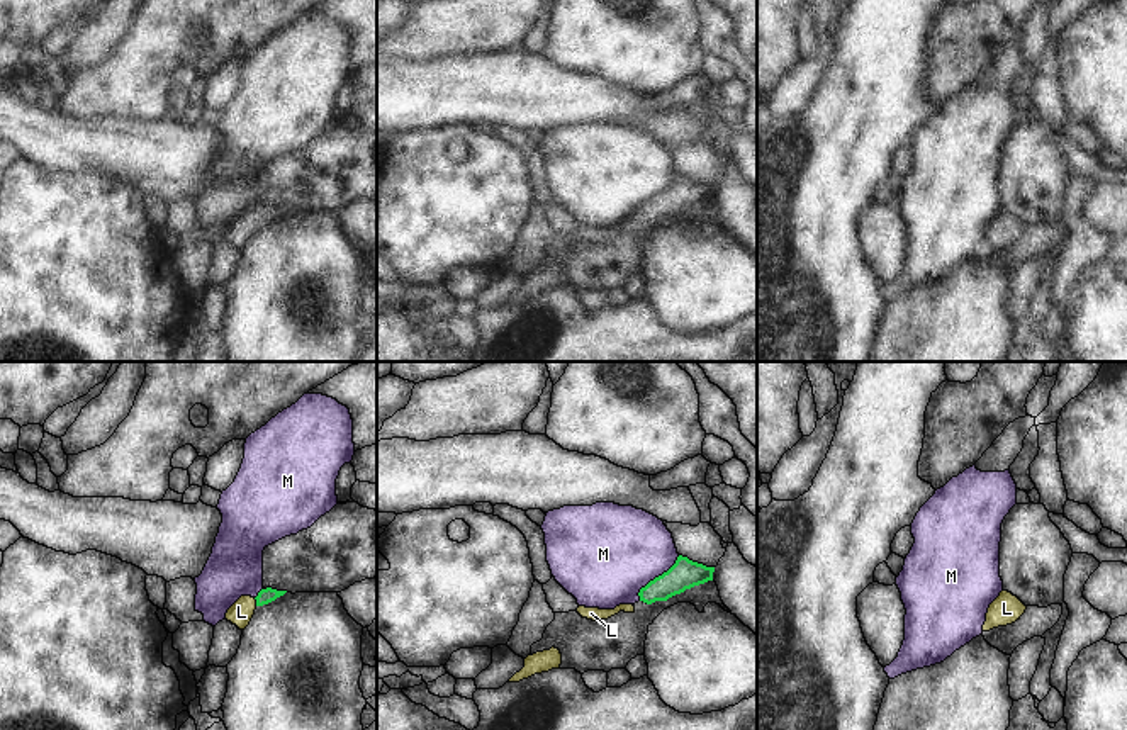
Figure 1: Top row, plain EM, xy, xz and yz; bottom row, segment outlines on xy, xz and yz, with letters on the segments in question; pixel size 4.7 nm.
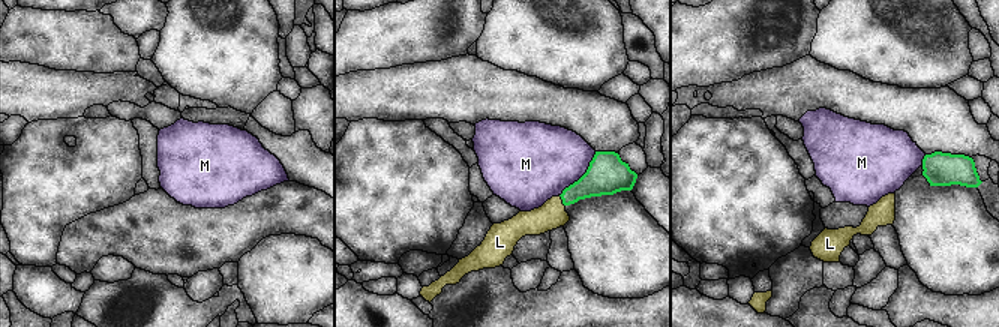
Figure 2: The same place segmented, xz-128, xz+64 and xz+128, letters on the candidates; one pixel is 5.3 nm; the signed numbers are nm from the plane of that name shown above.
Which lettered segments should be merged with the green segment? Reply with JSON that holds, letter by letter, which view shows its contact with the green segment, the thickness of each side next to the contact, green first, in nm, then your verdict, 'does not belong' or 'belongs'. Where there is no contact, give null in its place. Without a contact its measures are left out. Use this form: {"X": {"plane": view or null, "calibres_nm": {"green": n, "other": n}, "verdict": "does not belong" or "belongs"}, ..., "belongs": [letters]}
{"L": {"plane": "xy", "calibres_nm": {"green": 70, "other": 110}, "verdict": "belongs"}, "M": {"plane": "xz", "calibres_nm": {"green": 140, "other": 460}, "verdict": "does not belong"}, "belongs": ["L"]}

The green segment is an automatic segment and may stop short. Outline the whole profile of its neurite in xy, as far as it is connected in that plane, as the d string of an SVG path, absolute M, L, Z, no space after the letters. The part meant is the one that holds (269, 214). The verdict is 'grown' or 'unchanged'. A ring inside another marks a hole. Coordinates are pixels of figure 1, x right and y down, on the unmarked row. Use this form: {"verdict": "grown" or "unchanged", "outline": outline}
{"verdict": "grown", "outline": "M272 207L261 209L256 217L241 216L226 233L226 239L244 250L258 226L268 224L277 217L283 216L287 211L277 211Z"}

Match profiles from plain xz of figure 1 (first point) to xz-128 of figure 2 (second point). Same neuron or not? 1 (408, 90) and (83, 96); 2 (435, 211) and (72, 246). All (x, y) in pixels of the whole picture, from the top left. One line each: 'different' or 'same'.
1: same
2: different

